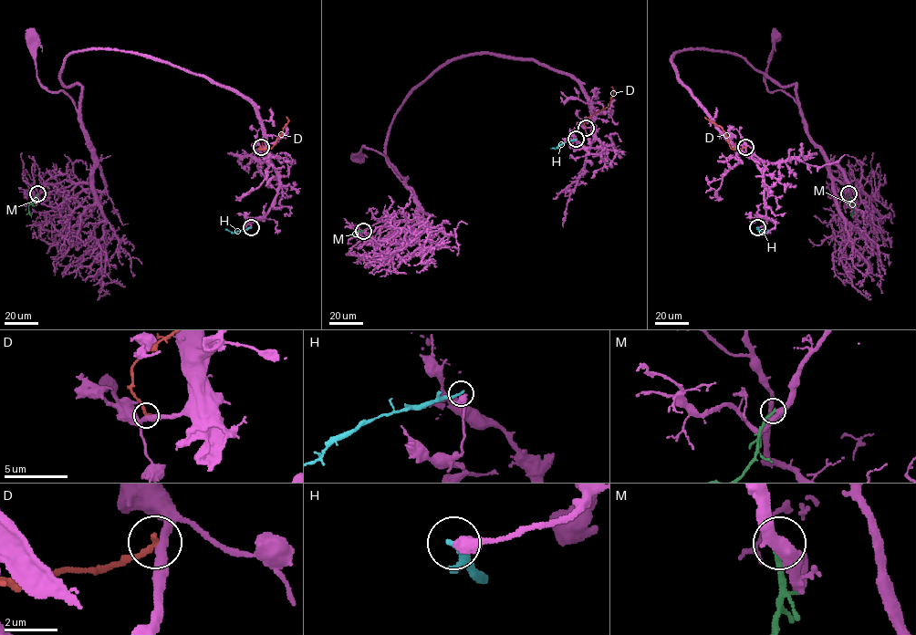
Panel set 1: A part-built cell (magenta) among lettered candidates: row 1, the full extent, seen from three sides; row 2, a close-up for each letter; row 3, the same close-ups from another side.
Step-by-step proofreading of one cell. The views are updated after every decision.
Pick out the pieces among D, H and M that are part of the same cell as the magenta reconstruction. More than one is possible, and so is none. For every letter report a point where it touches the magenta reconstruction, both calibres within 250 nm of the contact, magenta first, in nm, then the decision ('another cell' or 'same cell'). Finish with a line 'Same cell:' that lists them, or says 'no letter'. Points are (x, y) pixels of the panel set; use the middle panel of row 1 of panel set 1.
D: (586, 128) | 360/240 nm | another cell
H: (576, 139) | 500/200 nm | another cell
M: (363, 231) | 440/200 nm | same cell
Same cell: M

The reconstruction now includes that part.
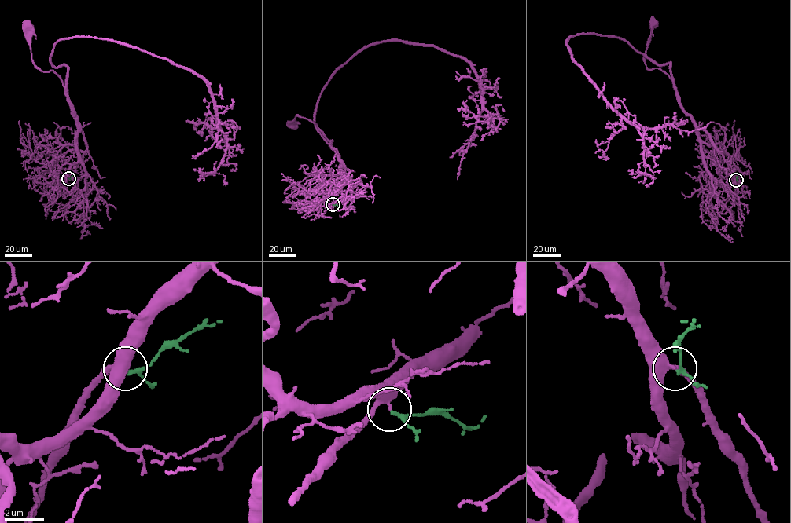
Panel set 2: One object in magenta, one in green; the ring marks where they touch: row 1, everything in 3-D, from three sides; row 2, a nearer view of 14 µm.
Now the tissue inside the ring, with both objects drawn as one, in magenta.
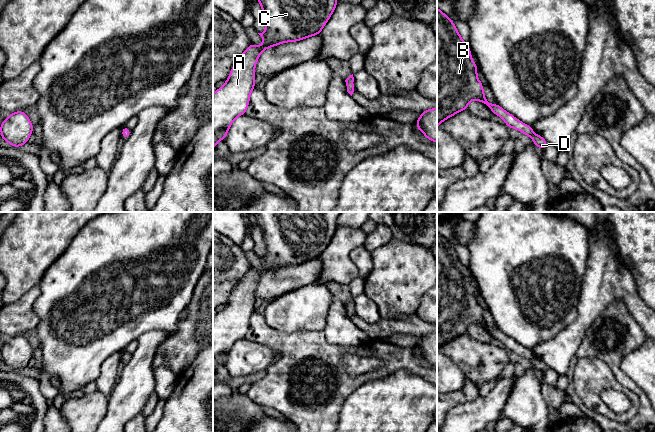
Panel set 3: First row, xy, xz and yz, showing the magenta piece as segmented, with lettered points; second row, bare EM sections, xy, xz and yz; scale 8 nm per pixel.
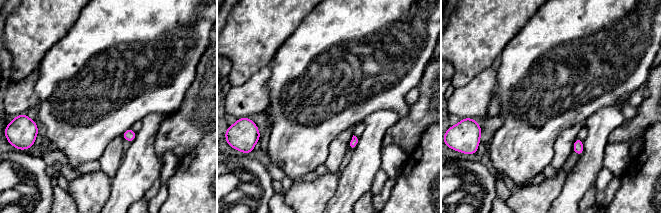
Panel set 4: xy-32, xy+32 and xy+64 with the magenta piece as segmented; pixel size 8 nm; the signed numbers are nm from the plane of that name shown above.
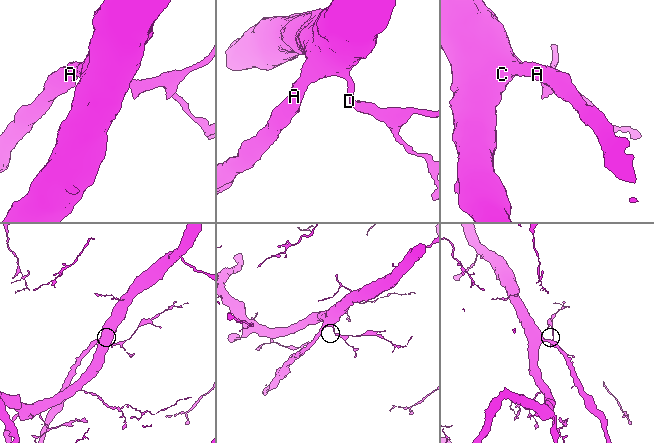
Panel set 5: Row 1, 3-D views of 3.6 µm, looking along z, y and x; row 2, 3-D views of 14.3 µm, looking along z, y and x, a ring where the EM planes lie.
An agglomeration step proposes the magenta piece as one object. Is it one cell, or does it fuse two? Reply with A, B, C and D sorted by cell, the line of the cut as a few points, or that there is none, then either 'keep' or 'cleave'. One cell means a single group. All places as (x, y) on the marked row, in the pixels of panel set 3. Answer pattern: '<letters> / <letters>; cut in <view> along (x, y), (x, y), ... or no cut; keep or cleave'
A B C D; no cut; keep

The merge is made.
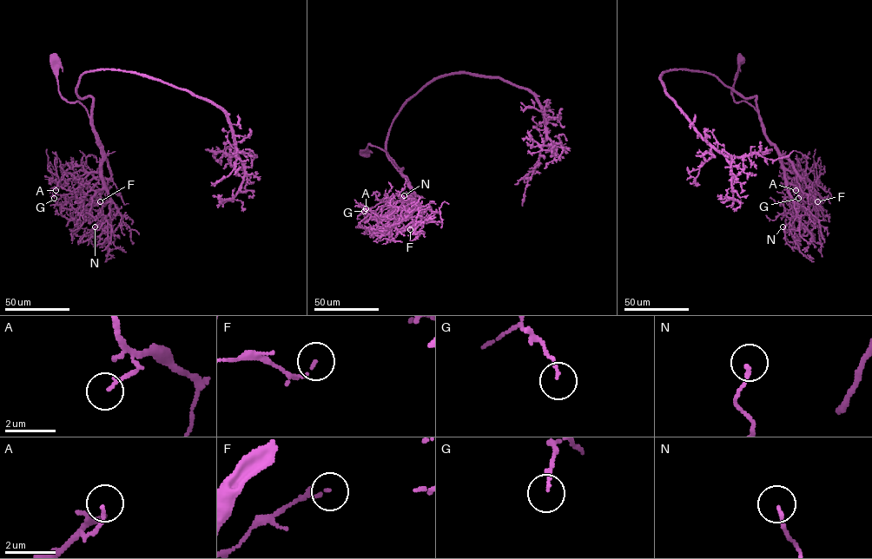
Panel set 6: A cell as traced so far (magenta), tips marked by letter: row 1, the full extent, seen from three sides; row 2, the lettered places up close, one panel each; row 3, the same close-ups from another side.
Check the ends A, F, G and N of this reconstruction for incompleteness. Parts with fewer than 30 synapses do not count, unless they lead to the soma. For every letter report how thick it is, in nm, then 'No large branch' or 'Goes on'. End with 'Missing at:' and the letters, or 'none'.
A: Thickness 130 nm. No large branch
F: Thickness 90 nm. No large branch
G: Thickness 110 nm. No large branch
N: Thickness 120 nm. Goes on
Missing at: N

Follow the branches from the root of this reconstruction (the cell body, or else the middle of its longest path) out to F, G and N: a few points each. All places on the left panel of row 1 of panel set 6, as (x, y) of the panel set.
F: (54, 59), (59, 94), (68, 101), (78, 101), (85, 108), (108, 163), (110, 177), (94, 204), (100, 201)
G: (54, 59), (59, 94), (85, 108), (102, 155), (100, 172), (82, 166), (68, 169), (52, 189), (54, 198)
N: (54, 59), (59, 94), (85, 108), (100, 143), (102, 185), (110, 203), (105, 221), (94, 232), (95, 226)

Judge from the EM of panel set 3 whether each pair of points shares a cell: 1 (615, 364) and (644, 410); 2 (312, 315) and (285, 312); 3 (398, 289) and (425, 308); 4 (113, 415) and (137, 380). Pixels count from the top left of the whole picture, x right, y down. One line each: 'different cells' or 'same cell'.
1: same cell
2: same cell
3: different cells
4: same cell

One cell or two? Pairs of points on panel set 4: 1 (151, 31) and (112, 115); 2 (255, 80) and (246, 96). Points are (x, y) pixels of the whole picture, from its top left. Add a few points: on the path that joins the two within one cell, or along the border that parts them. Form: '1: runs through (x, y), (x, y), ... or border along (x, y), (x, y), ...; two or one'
1: runs through (133, 52), (120, 65), (120, 94); one
2: runs through (255, 84), (255, 87), (250, 92); one

